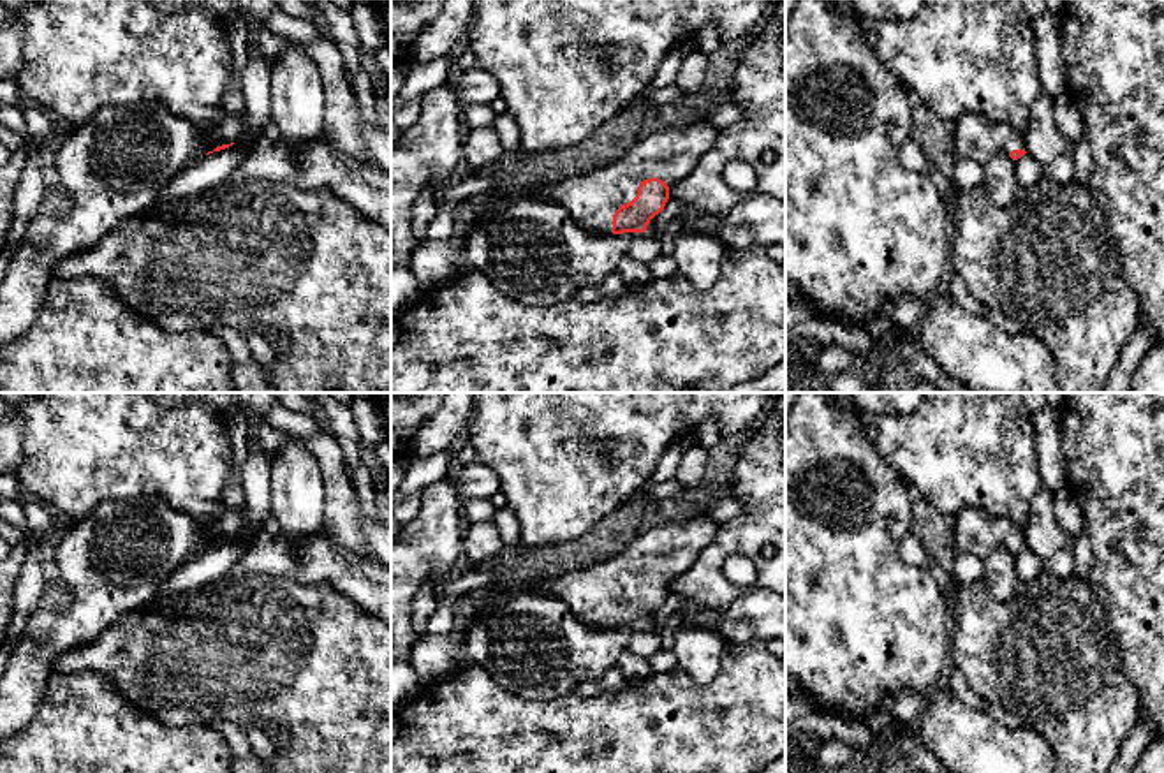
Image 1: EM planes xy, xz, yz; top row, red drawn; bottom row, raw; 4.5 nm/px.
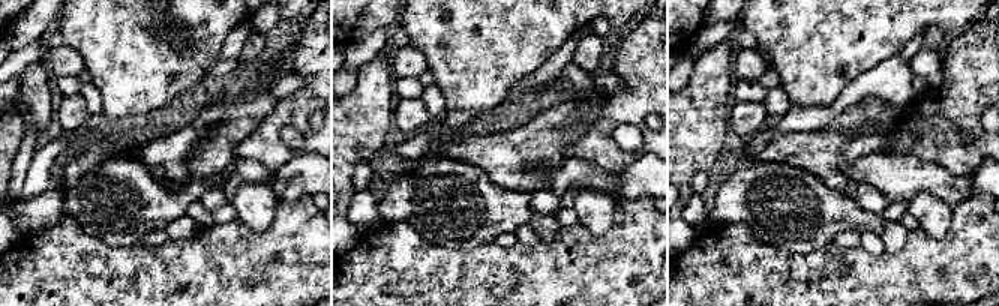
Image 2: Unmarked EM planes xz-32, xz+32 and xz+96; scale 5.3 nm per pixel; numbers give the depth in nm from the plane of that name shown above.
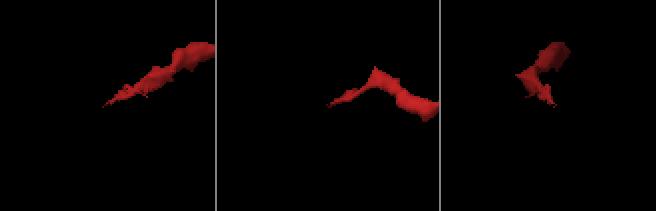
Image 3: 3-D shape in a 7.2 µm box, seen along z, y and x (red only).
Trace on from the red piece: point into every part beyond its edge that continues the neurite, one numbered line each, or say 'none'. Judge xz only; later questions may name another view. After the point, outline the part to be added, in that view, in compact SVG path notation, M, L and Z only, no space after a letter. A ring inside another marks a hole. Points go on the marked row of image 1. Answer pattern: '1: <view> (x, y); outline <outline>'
1: xz (592, 198); outline M708 121L653 134L620 160L556 183L530 185L521 195L565 208L579 227L611 236L615 211L630 202L641 181L662 180L669 188L711 148L718 129Z

